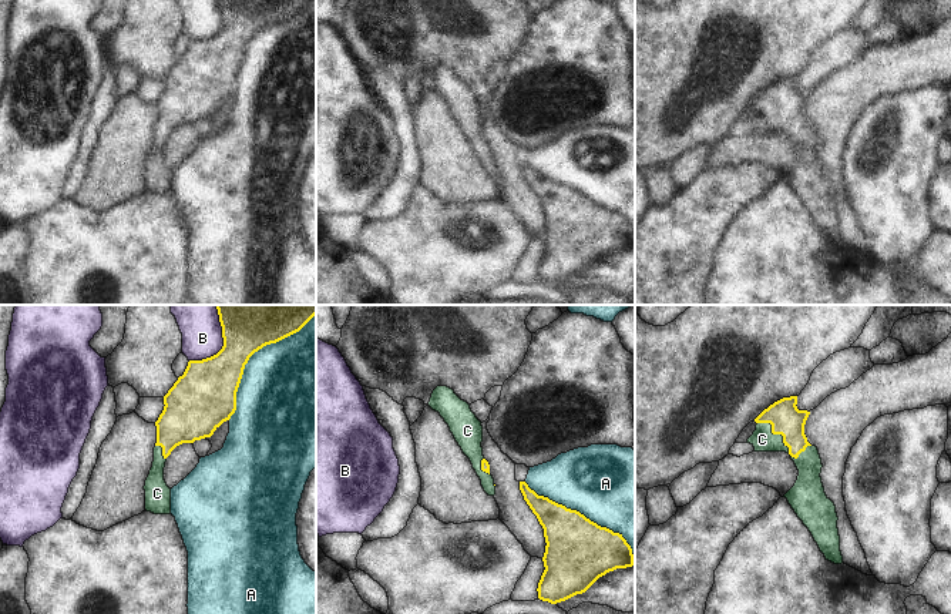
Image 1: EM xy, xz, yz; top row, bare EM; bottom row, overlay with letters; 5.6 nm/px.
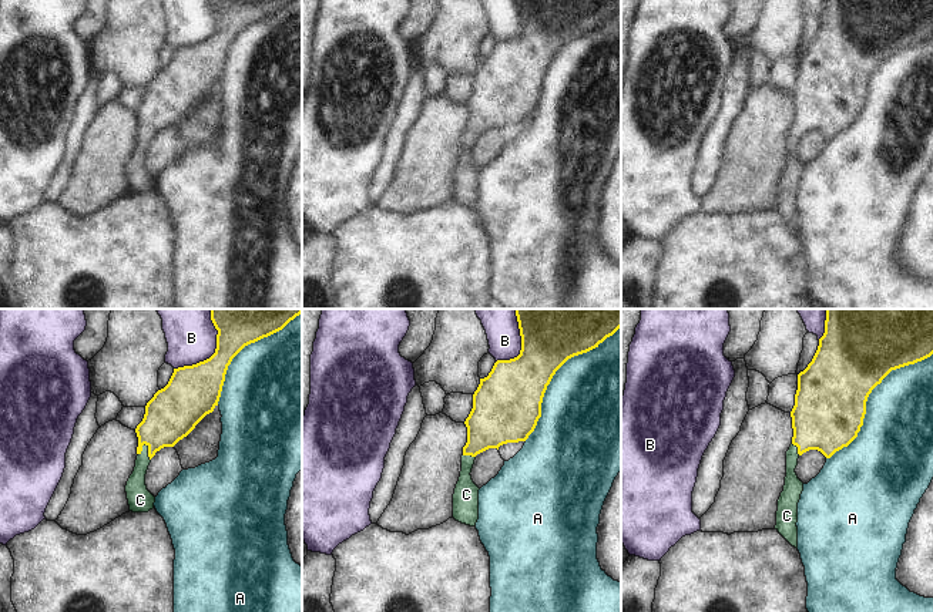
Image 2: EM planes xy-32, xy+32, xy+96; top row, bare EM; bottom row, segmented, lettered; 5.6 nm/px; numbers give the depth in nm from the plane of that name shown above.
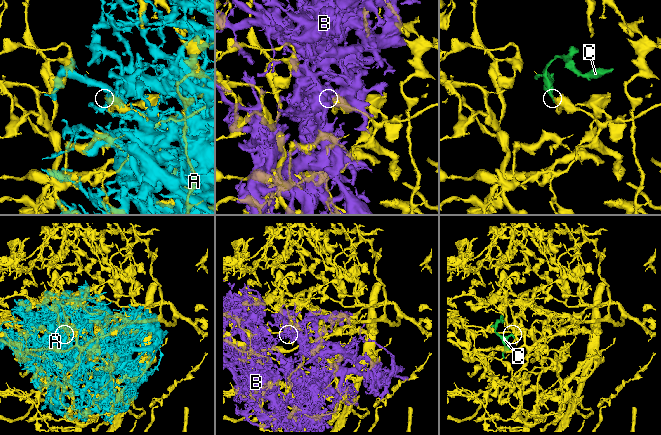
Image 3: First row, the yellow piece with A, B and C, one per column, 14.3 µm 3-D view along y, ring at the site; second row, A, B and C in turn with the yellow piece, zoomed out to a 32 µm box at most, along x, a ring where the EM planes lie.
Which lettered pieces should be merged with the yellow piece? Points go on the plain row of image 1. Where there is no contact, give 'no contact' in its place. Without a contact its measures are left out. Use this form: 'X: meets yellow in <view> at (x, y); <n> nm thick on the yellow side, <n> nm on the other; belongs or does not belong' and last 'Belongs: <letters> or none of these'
A: meets yellow in xz at (585, 198); 380 nm thick on the yellow side, 460 nm on the other; does not belong
B: meets yellow in xy at (221, 30); 340 nm thick on the yellow side, 220 nm on the other; does not belong
C: meets yellow in yz at (775, 114); 180 nm thick on the yellow side, 130 nm on the other; belongs
Belongs: C

